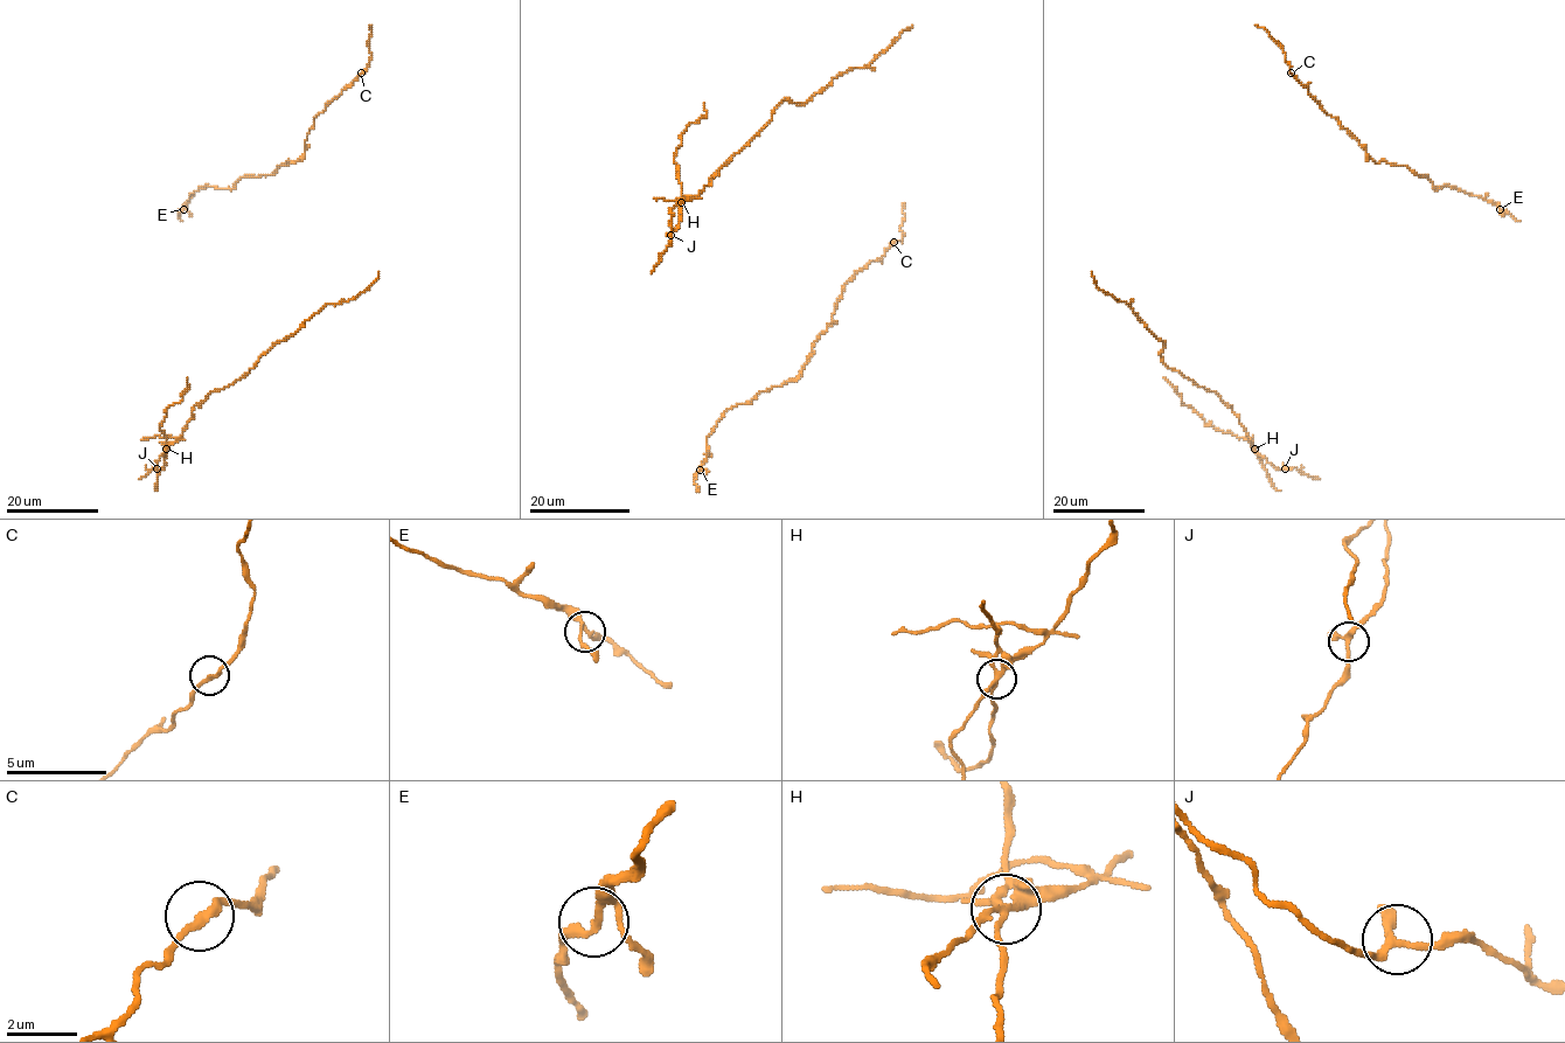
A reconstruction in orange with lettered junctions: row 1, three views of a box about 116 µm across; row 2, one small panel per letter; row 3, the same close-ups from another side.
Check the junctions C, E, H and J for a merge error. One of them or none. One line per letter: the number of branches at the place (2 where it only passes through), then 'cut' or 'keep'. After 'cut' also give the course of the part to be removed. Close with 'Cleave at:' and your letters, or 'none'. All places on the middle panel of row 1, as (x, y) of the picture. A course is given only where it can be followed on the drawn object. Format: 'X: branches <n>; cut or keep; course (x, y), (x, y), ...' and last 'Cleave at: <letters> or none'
C: branches 2; keep
E: branches 3; keep
H: branches 3; cut; course (681, 202), (709, 183), (771, 119), (781, 102), (807, 102), (839, 75), (867, 67), (911, 25)
J: branches 3; keep
Cleave at: H

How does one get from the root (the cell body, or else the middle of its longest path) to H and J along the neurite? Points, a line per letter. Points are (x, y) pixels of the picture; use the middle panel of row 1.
H: (874, 71), (853, 67), (804, 103), (783, 101), (771, 119), (709, 179), (709, 183), (695, 197), (681, 202)
J: (874, 71), (853, 67), (804, 103), (783, 101), (771, 119), (709, 183), (681, 203), (680, 224), (670, 235)

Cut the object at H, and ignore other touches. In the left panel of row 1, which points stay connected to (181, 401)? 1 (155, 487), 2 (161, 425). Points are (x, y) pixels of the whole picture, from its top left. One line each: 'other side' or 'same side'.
1: other side
2: same side

